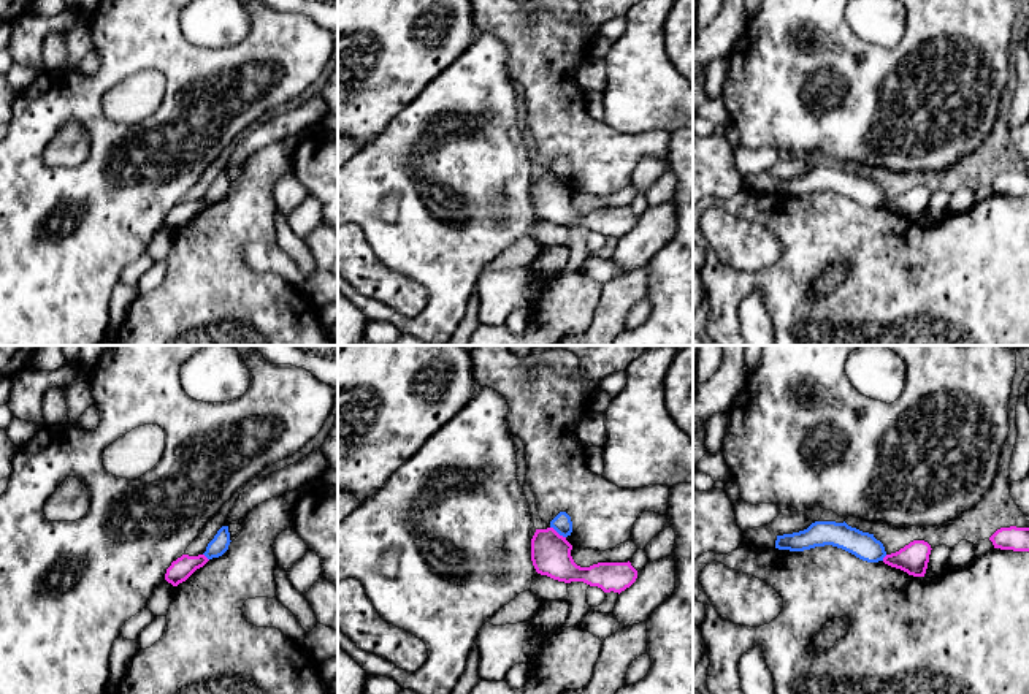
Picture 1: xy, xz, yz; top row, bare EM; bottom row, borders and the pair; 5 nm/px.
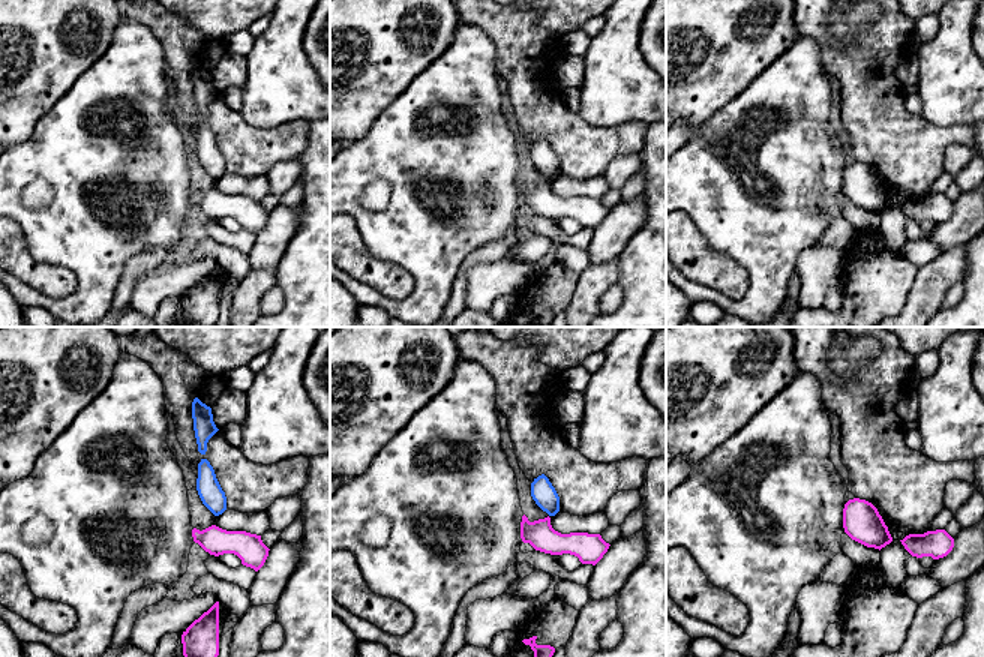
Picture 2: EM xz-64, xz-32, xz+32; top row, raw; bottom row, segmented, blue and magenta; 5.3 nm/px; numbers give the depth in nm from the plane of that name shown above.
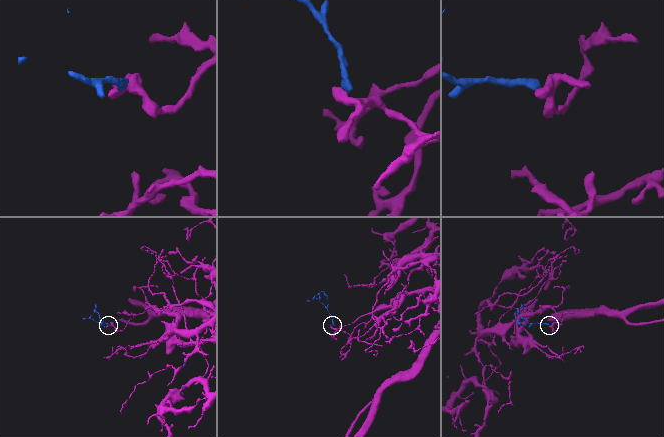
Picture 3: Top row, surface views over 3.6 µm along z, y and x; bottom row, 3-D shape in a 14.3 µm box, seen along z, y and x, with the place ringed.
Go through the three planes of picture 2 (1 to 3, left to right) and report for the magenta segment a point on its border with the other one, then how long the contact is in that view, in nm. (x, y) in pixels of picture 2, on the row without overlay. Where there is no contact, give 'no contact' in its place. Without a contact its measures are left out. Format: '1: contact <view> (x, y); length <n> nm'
1: no contact
2: no contact
3: no contact

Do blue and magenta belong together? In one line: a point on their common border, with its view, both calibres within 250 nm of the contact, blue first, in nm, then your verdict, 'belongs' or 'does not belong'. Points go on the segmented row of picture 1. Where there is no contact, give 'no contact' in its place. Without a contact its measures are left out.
contact xz (558, 533); calibres 100 and 200 nm; does not belong

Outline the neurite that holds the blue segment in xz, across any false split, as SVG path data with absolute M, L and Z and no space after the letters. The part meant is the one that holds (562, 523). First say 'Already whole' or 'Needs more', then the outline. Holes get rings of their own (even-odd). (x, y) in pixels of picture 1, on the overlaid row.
Already whole. M560 512L552 521L550 528L553 528L560 536L568 537L572 532L572 521L566 512Z

